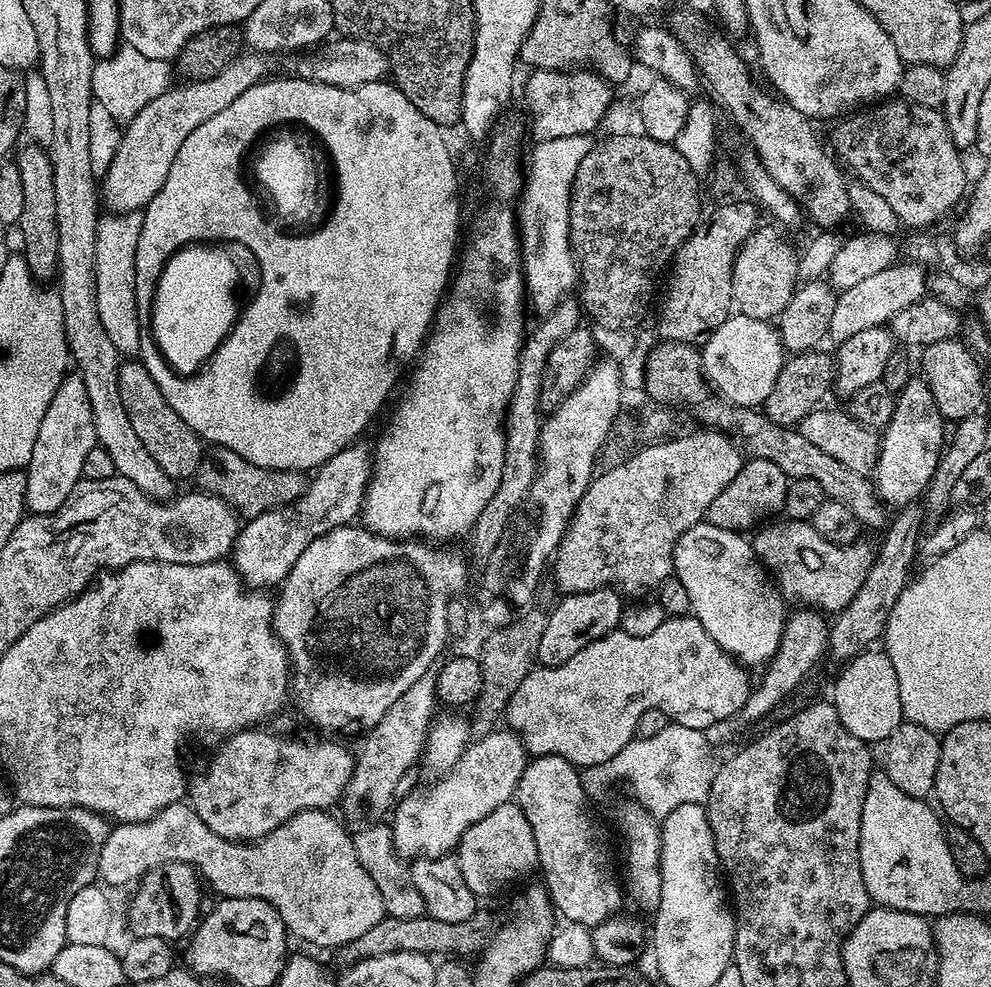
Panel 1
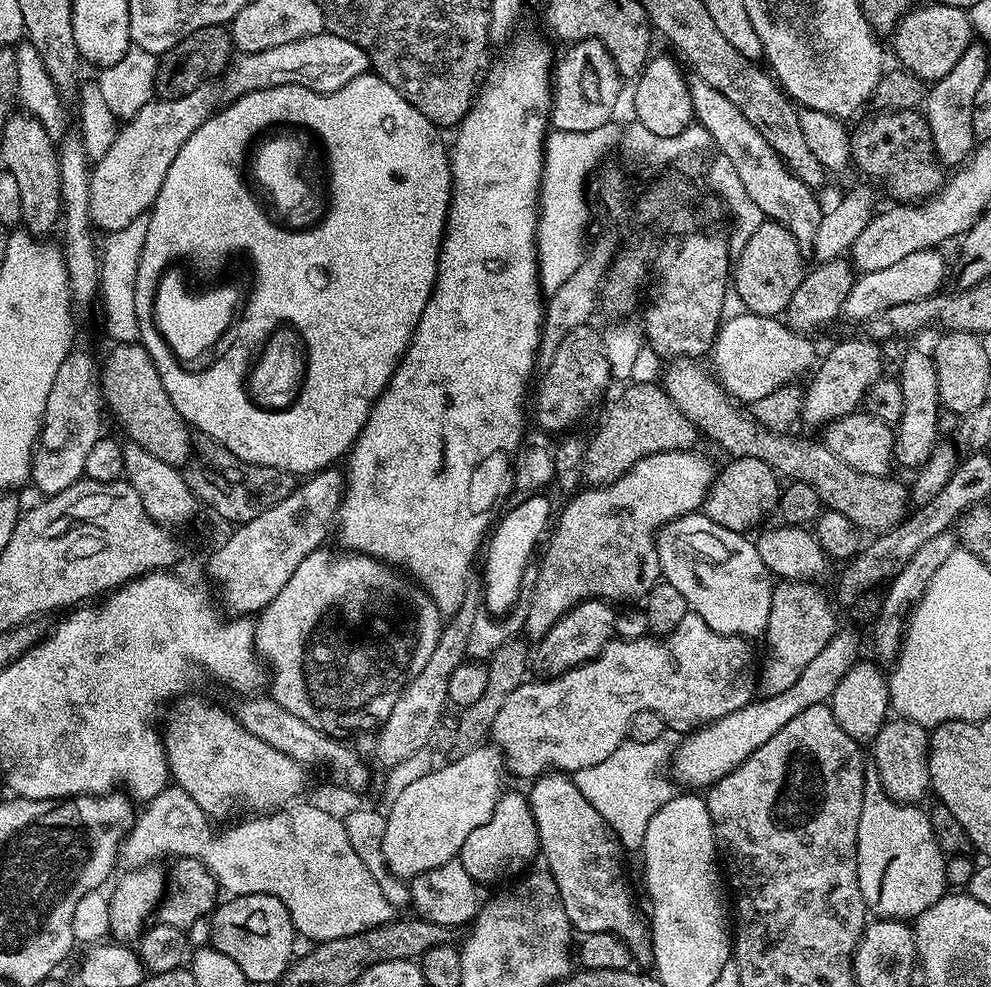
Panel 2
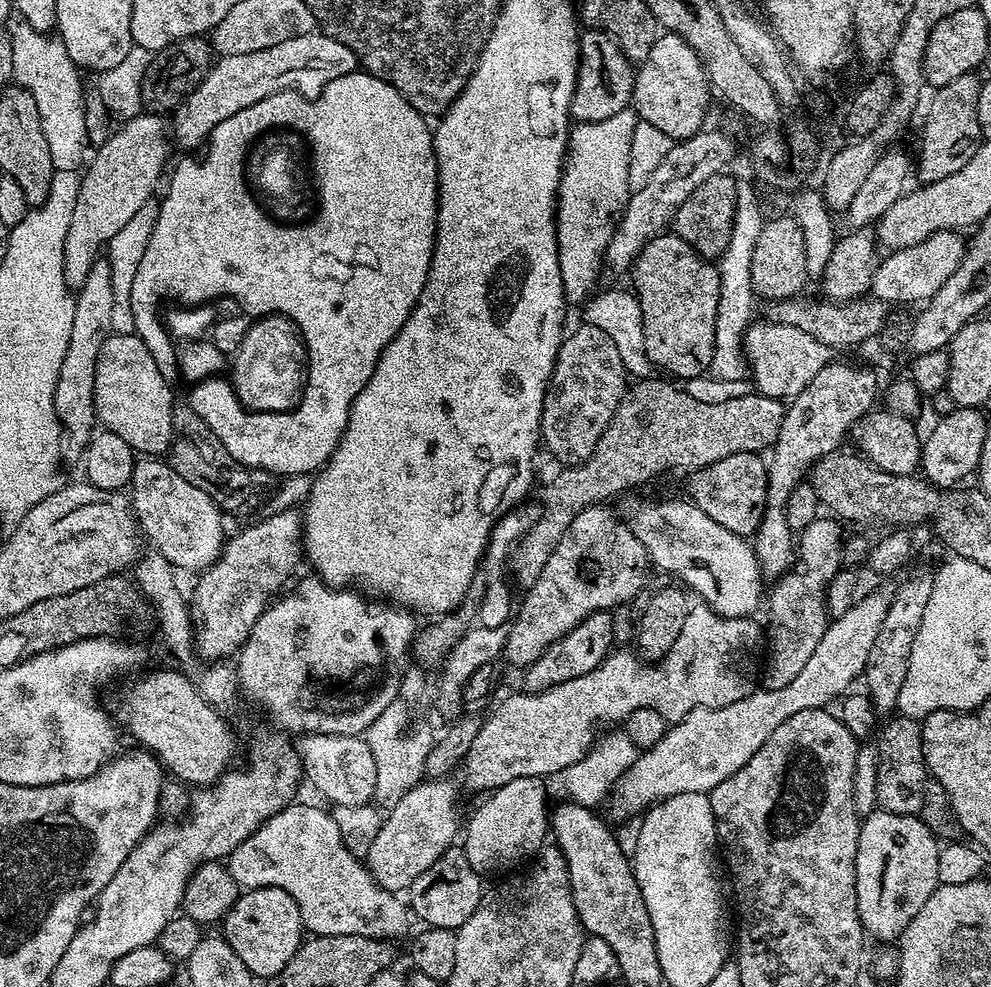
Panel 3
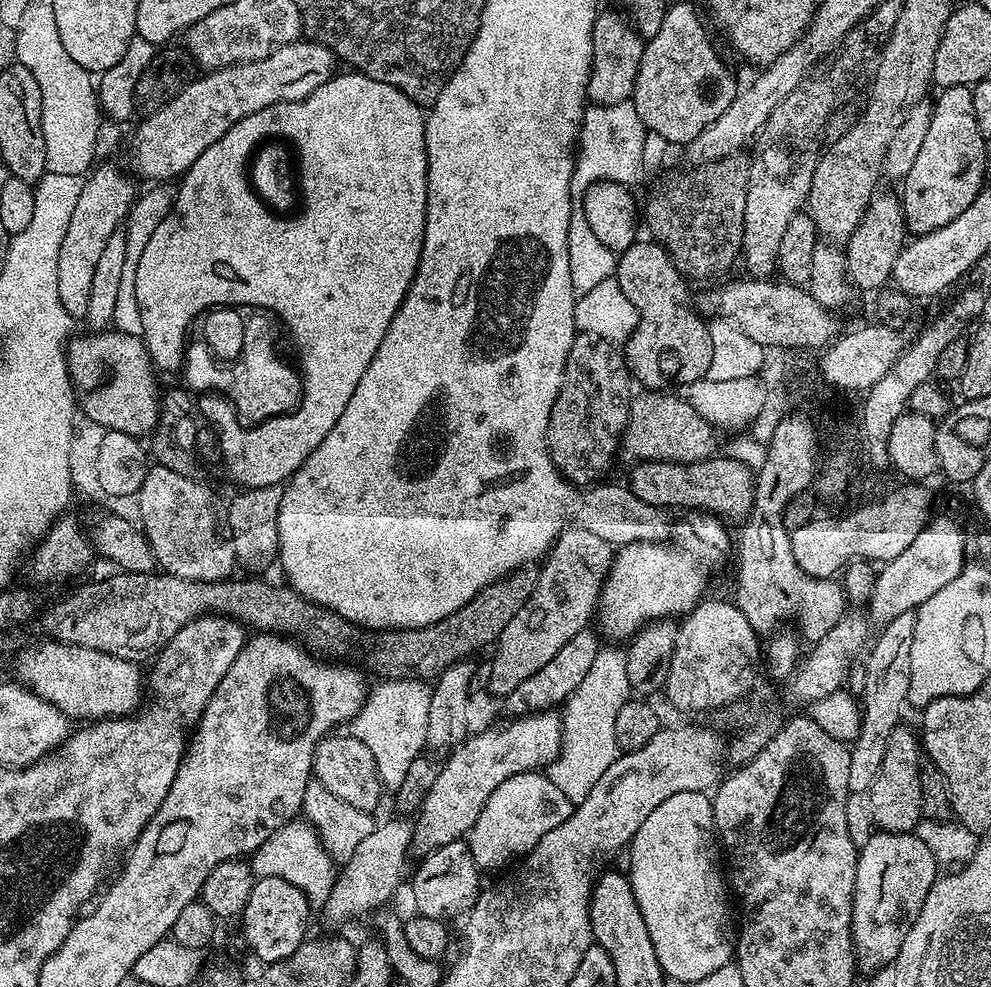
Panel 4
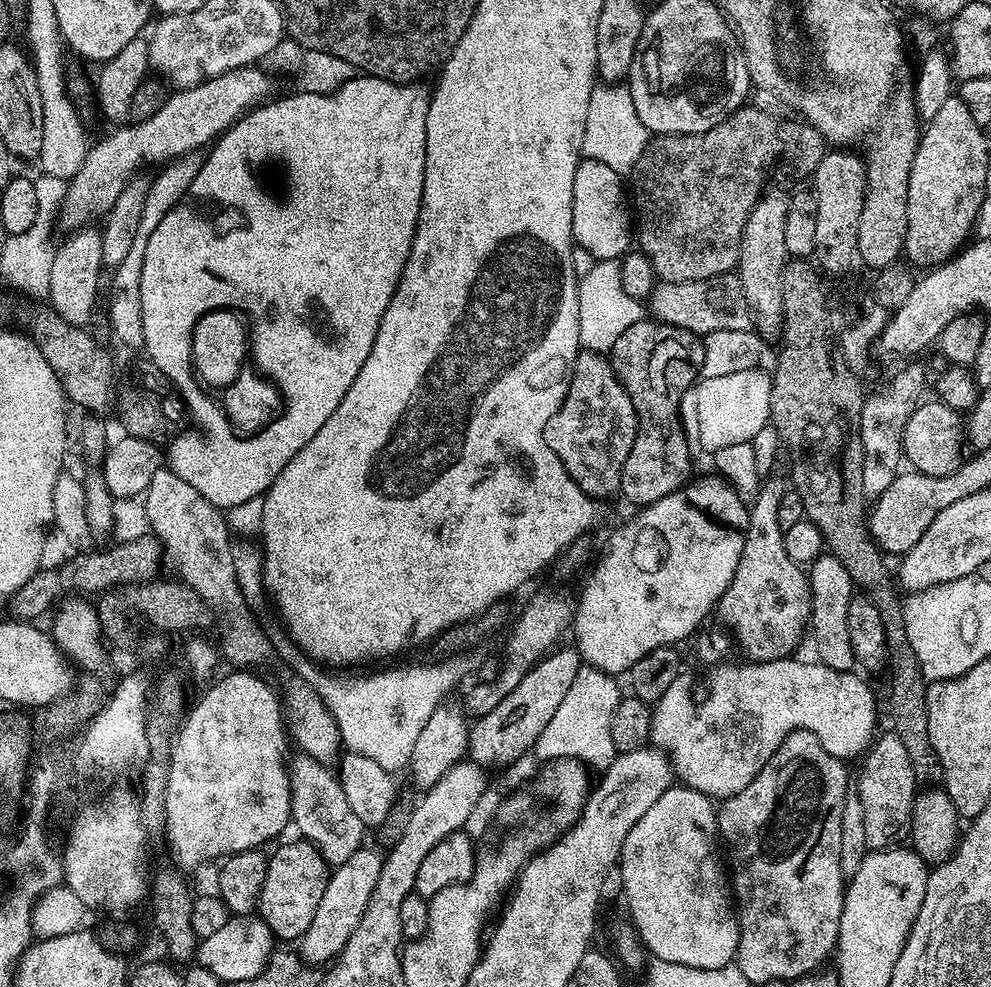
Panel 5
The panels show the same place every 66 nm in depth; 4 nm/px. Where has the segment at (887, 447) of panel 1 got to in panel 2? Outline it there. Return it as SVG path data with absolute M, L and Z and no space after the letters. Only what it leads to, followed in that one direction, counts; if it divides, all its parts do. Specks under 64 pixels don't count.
M911 349L903 360L900 369L900 385L903 390L904 410L900 422L896 426L897 463L914 466L925 465L938 444L938 414L942 412L940 391L938 390L937 372L931 357L924 352Z

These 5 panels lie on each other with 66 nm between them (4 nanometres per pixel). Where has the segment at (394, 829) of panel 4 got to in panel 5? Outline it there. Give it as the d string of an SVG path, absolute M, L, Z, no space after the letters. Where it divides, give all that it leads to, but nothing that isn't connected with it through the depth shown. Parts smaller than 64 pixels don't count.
M361 846L346 862L334 868L329 875L328 885L322 894L322 902L318 902L318 910L314 910L314 918L306 930L306 934L298 941L298 952L303 959L313 966L335 961L346 946L350 934L354 934L354 926L362 922L362 914L372 901L374 888L378 886L378 876L384 865L384 856L374 849Z

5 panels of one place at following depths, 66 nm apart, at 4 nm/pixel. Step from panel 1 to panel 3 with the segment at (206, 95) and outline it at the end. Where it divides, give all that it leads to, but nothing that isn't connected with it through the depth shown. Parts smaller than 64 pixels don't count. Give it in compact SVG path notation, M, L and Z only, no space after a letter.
M141 114L132 120L123 121L120 129L113 131L103 144L95 149L96 157L87 165L88 173L79 181L80 189L74 202L70 226L67 227L66 242L63 246L64 277L70 288L79 288L85 284L93 262L101 255L102 249L134 218L134 214L153 199L152 191L164 172L164 163L168 160L168 140L170 144L170 124L163 115Z

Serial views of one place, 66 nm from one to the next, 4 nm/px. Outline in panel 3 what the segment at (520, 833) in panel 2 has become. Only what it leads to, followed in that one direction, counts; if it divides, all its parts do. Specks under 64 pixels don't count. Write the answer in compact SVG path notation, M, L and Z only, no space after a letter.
M523 776L506 782L506 786L493 788L483 797L484 805L469 818L468 829L462 832L462 850L472 869L481 877L488 878L491 872L511 873L545 847L544 835L547 837L550 832L550 804L548 808L544 784L543 779Z

